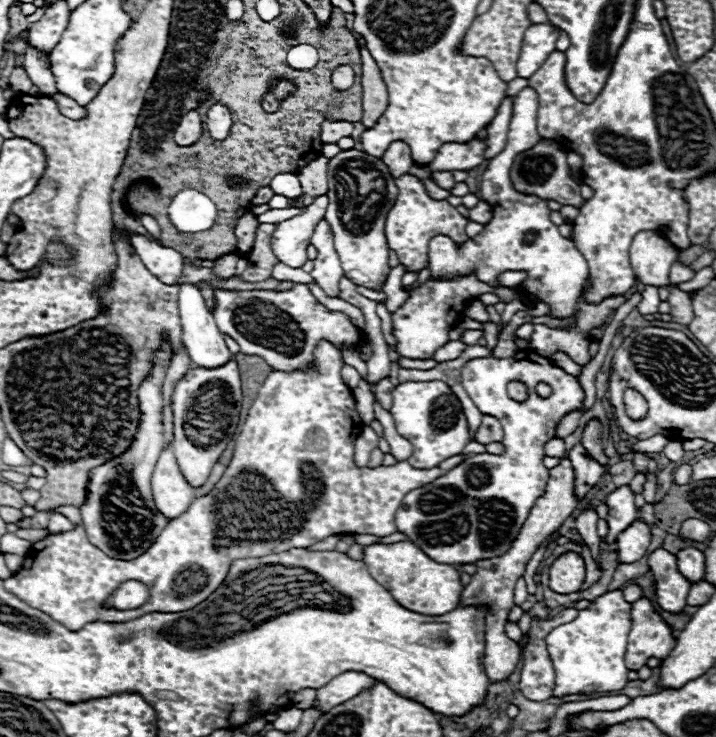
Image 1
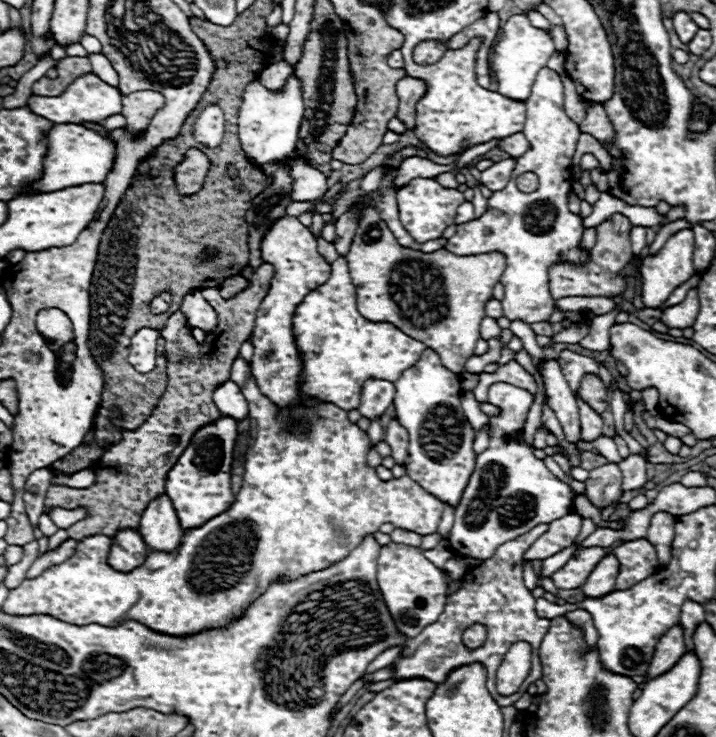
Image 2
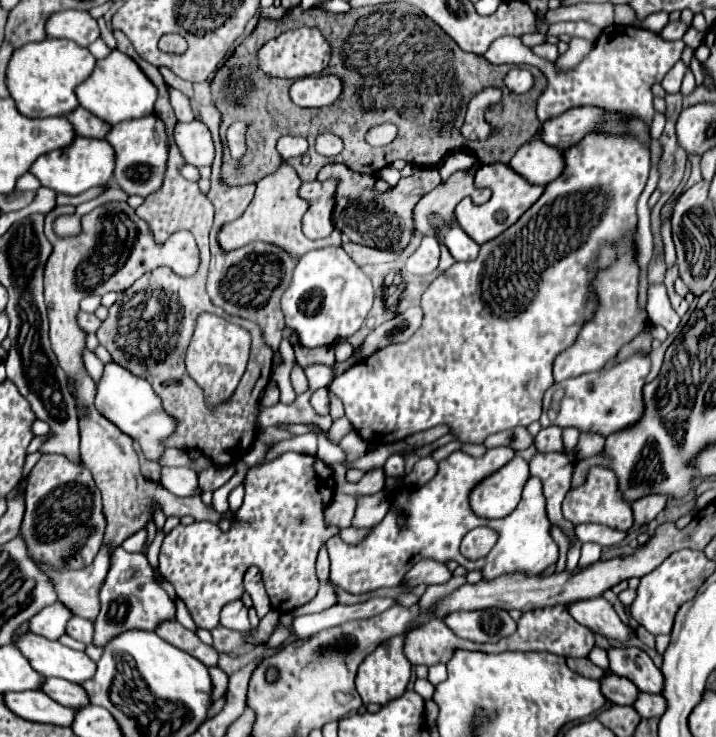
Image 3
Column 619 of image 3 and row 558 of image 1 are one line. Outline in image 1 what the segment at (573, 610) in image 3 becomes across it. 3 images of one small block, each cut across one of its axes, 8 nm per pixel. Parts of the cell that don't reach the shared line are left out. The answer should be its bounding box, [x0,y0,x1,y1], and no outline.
[616,522,650,564]

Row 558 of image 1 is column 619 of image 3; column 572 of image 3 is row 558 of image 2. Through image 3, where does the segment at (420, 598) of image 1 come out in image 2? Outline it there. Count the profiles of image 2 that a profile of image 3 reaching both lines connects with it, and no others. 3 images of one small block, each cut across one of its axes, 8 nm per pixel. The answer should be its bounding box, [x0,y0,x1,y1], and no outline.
[378,544,448,638]

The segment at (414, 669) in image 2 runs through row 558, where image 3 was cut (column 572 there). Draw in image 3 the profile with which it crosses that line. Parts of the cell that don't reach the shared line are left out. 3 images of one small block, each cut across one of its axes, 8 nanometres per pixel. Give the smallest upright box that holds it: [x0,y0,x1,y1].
[562,466,634,530]

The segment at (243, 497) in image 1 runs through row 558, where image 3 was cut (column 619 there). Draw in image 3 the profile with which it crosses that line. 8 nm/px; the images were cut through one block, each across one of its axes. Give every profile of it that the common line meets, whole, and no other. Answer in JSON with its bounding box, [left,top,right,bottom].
[328,24,684,446]

